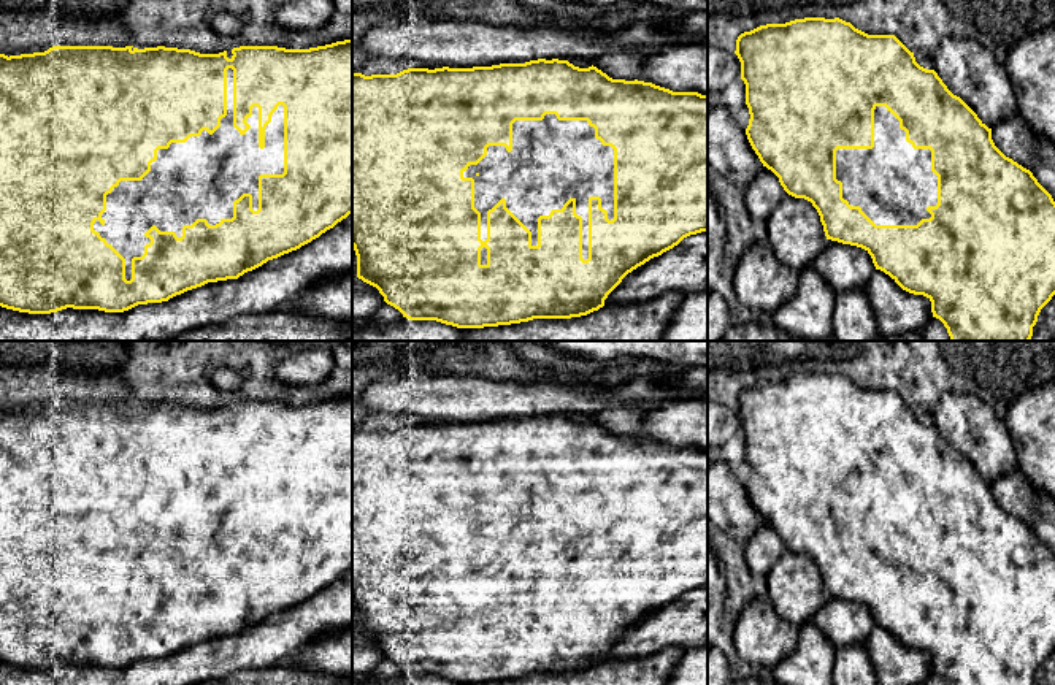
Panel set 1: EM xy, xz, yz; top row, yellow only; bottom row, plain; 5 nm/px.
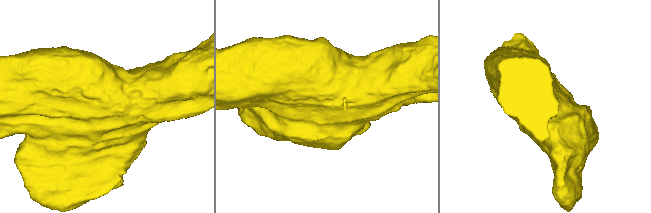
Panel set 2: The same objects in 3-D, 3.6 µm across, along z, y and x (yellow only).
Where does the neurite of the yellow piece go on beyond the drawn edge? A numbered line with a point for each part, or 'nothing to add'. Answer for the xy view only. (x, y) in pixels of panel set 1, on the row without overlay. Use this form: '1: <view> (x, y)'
1: xy (200, 533)

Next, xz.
1: xz (552, 516)

